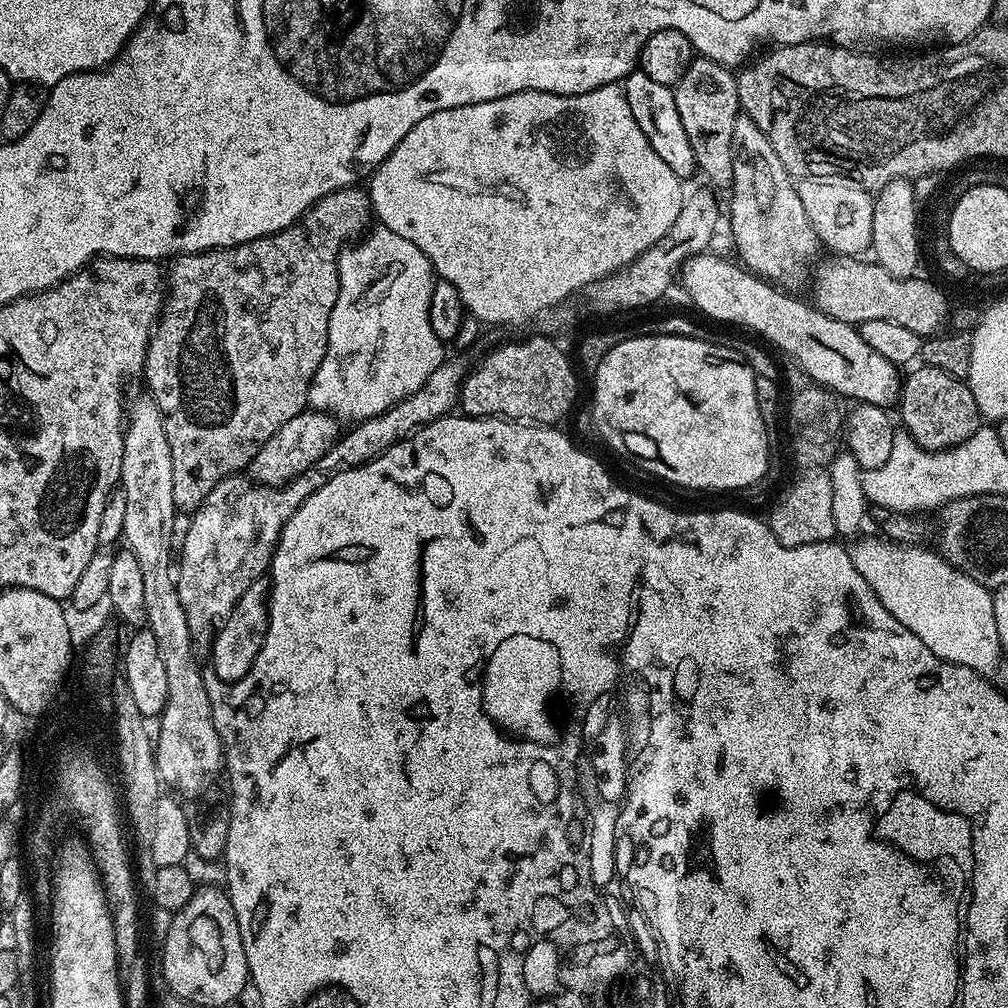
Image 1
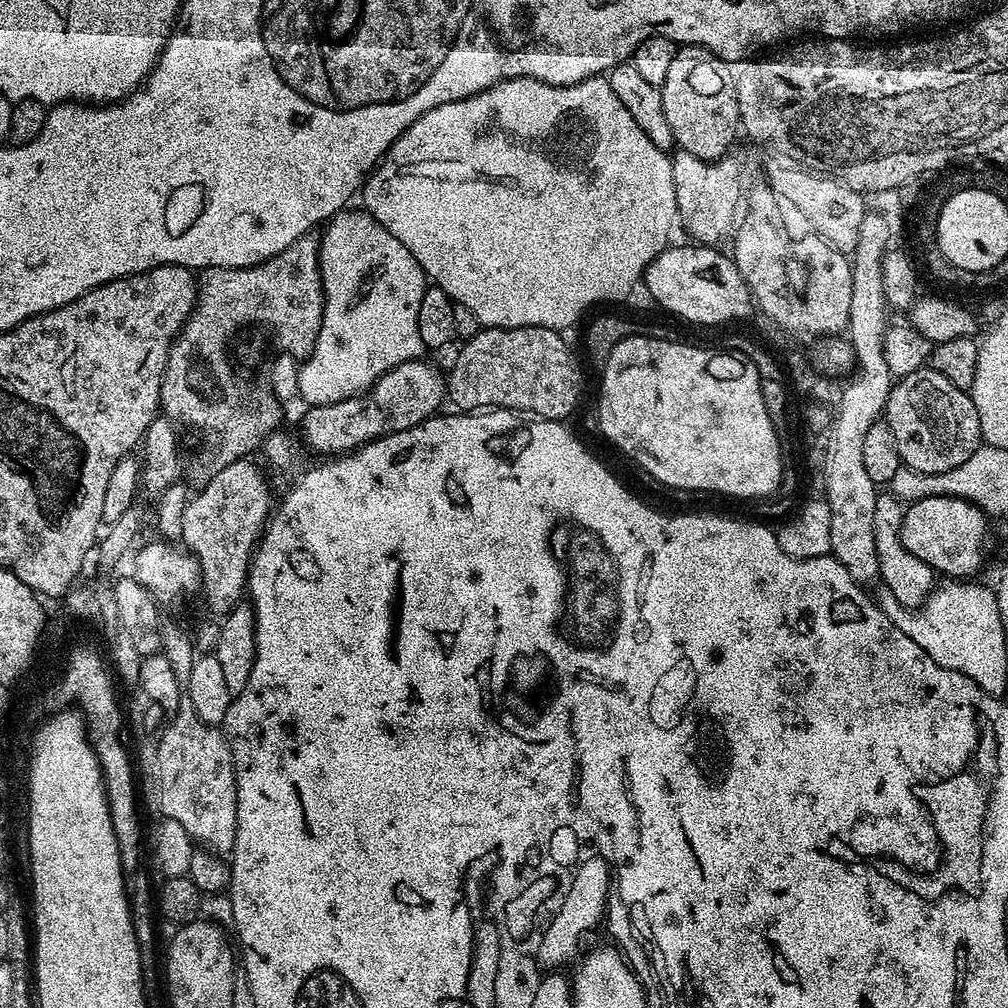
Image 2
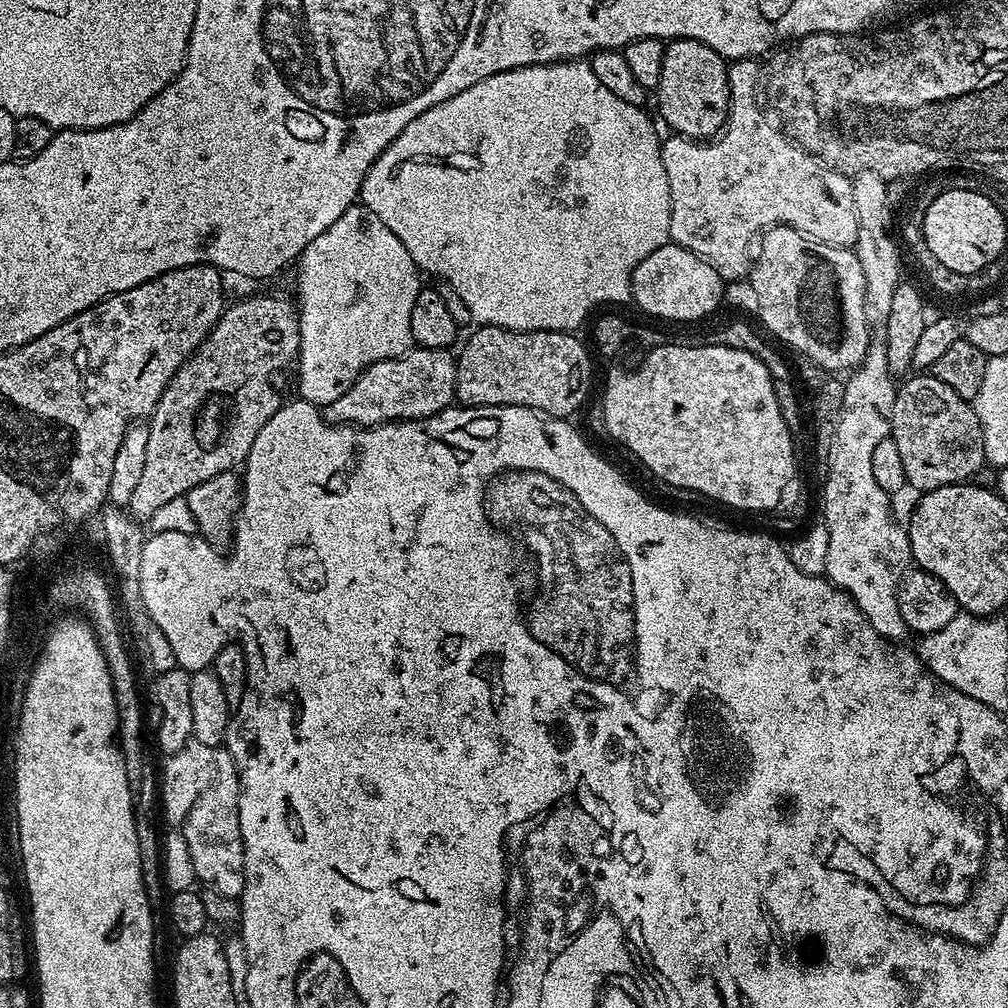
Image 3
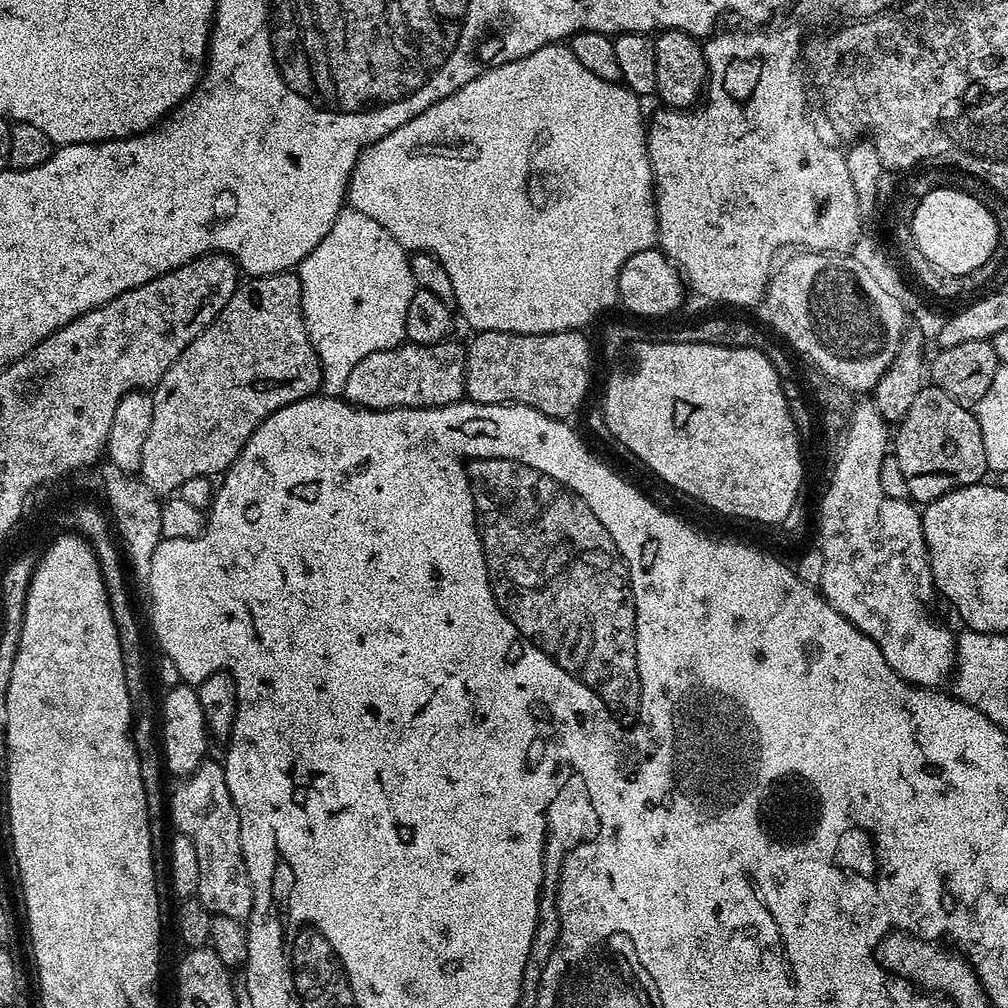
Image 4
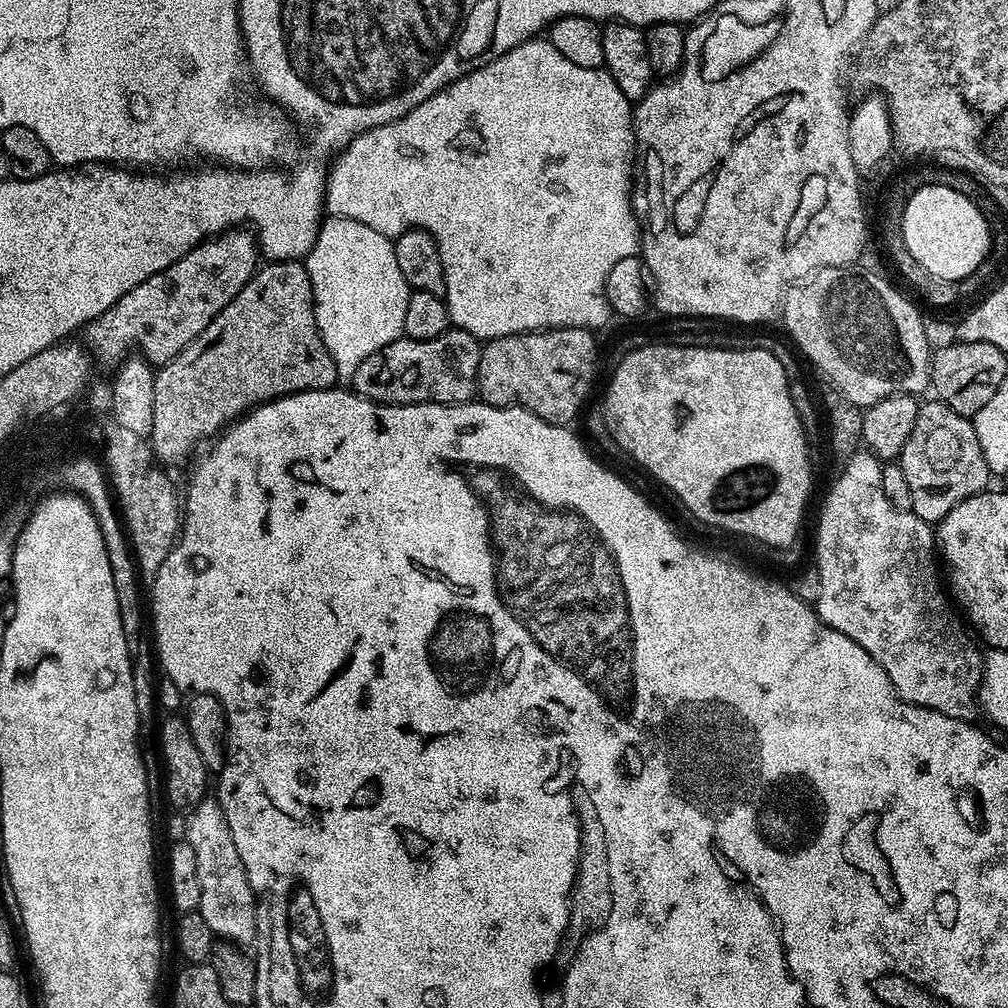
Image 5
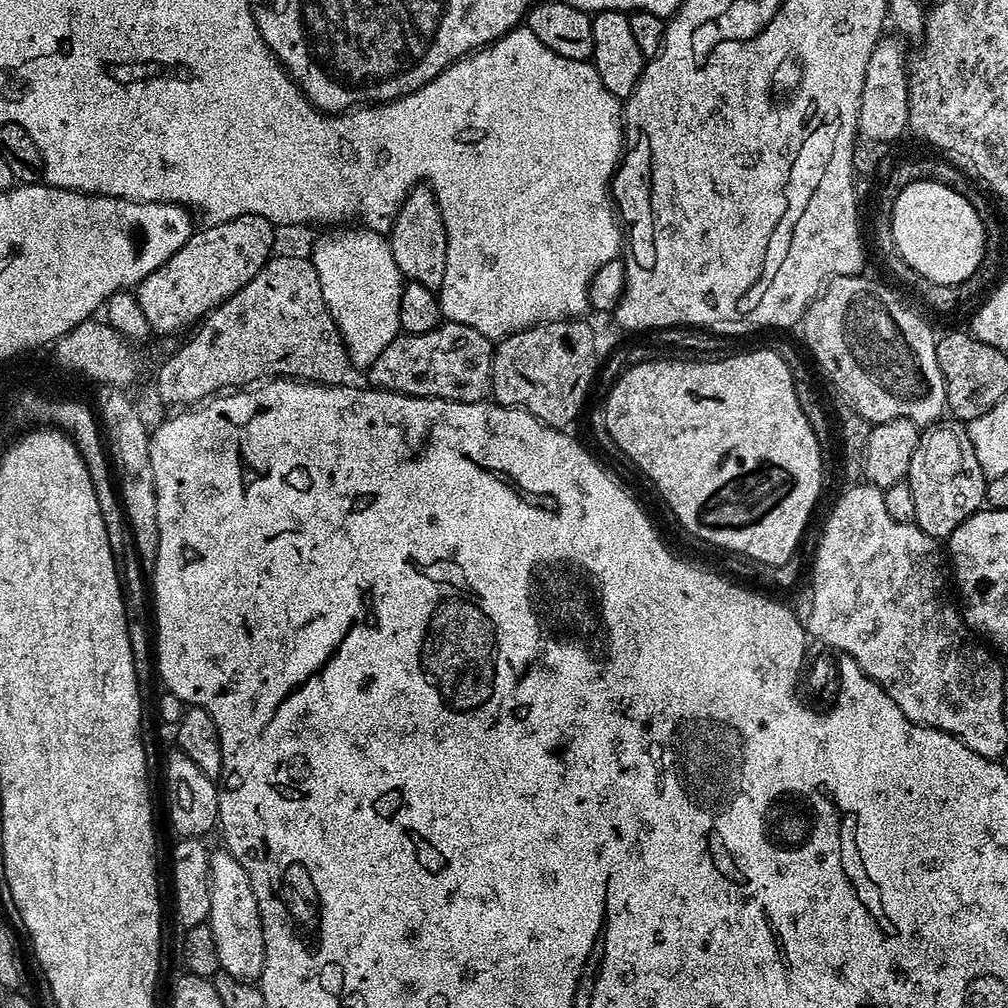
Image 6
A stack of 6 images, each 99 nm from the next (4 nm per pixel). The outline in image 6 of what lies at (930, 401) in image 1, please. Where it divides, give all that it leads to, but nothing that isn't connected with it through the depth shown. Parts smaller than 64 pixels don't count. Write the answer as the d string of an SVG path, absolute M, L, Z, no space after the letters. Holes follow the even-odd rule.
M941 418L920 432L918 446L914 446L914 458L910 458L906 483L914 494L916 527L921 528L927 536L933 536L937 542L947 541L948 536L954 534L962 522L966 522L966 518L985 507L988 495L988 480L978 466L978 456L974 454L967 427L952 418Z

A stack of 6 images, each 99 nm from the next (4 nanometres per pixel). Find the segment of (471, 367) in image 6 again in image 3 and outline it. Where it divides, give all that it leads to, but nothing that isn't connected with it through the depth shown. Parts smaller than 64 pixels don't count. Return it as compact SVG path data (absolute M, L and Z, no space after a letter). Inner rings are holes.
M413 346L401 356L374 362L334 402L323 405L322 415L329 424L347 424L358 428L377 428L380 424L394 424L398 420L430 418L442 410L453 407L456 400L456 356L447 348L421 348Z

